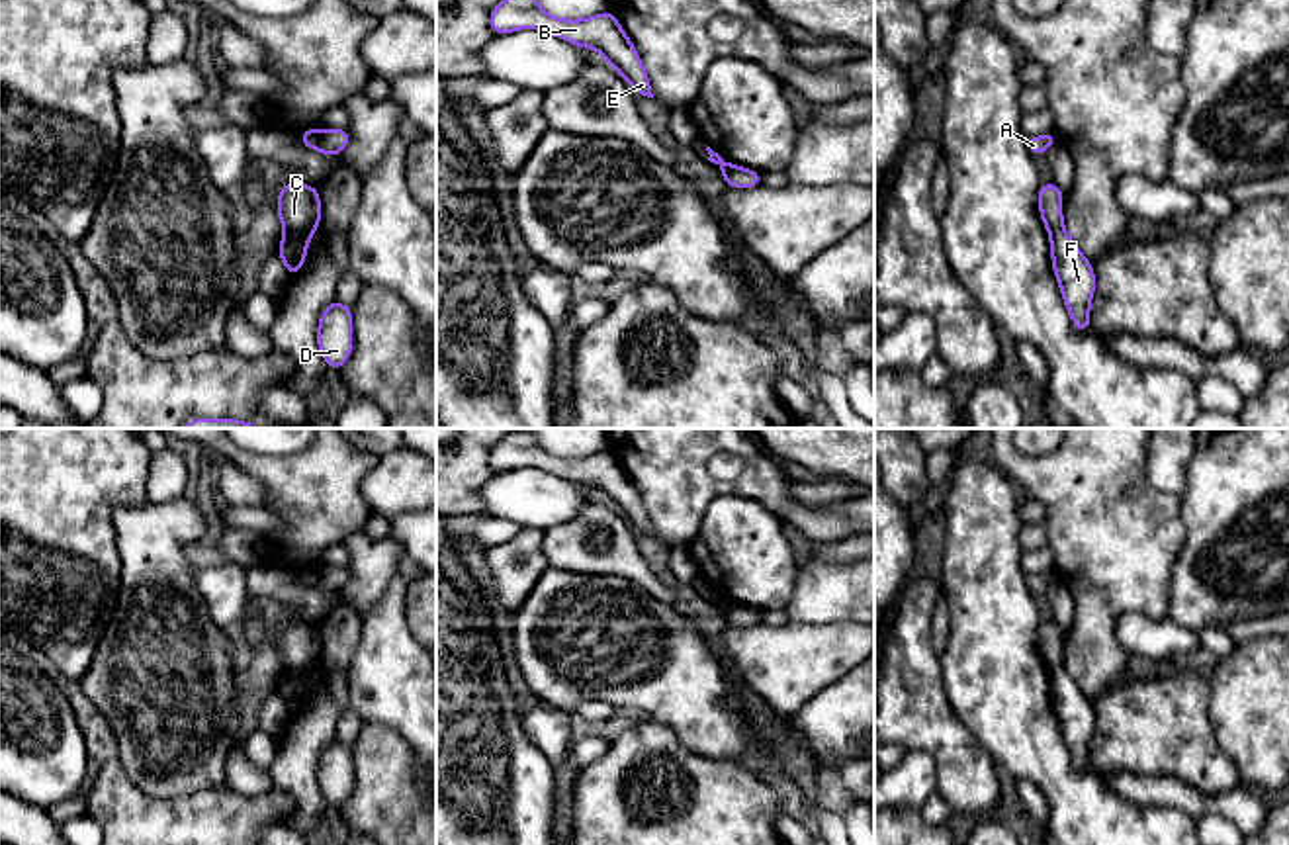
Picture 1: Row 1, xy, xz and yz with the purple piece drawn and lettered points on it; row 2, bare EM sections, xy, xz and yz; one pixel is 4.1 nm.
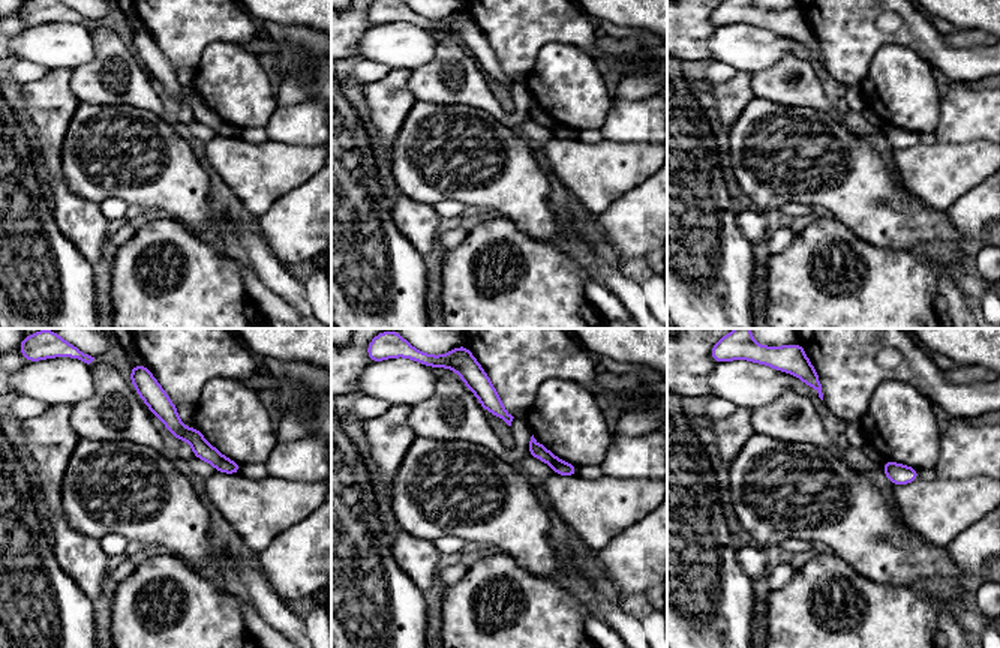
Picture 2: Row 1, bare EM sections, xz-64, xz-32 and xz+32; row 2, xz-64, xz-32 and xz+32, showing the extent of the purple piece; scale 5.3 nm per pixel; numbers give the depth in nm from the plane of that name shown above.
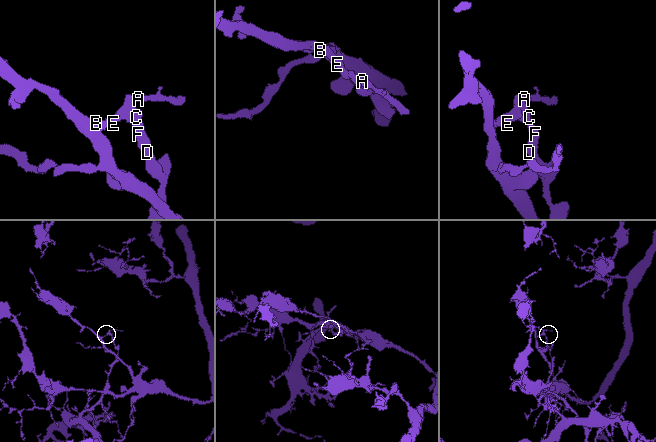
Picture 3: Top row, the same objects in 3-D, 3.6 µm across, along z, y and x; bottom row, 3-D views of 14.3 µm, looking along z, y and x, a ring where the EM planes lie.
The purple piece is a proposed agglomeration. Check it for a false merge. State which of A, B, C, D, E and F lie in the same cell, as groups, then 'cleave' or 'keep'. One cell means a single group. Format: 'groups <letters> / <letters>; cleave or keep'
groups A B C E / D F; cleave

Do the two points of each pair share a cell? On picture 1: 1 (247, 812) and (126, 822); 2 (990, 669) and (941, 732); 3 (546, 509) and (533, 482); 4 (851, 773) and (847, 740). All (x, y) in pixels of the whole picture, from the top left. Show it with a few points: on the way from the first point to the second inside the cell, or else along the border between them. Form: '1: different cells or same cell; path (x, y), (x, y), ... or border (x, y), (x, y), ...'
1: same cell; path (218, 822), (155, 822)
2: different cells; border (939, 669), (943, 693), (951, 709), (986, 748)
3: same cell; path (540, 503), (533, 495), (533, 488)
4: different cells; border (853, 759), (840, 769)

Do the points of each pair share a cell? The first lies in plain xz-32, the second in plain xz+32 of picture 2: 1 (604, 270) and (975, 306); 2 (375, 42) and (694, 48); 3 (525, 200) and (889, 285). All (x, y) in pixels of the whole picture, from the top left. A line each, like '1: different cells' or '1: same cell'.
1: same cell
2: different cells
3: different cells

